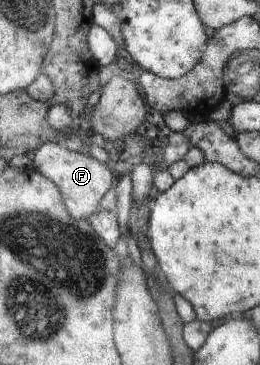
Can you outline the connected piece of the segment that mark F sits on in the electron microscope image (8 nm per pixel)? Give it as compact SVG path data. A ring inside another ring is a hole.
M46 142L34 155L34 167L59 184L68 209L76 219L90 220L103 209L102 199L116 179L112 173L114 170L108 164L95 159L92 154L72 151L58 142Z

